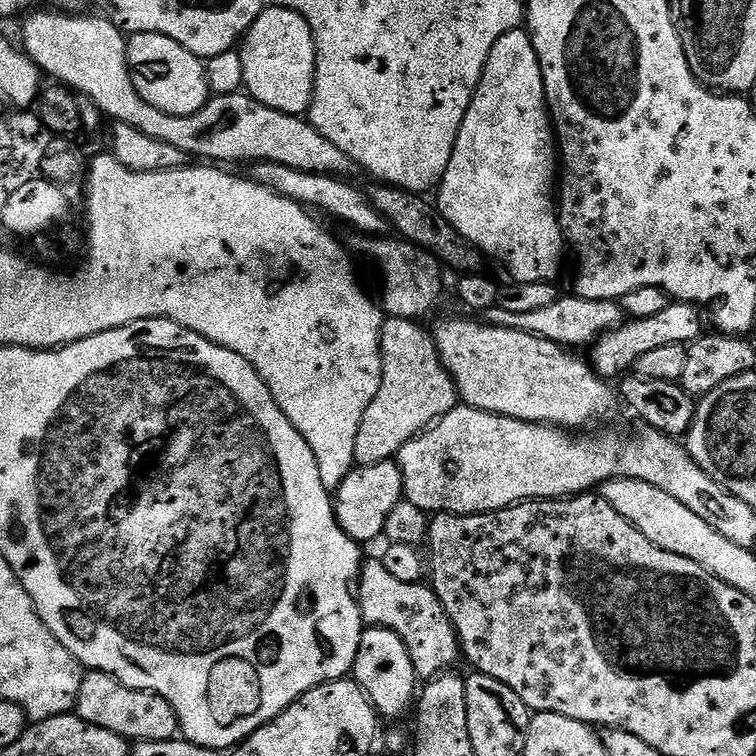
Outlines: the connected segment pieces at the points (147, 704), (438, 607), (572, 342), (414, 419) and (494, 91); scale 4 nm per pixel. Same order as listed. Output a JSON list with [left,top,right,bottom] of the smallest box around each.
[[74,671,180,742],[354,559,462,682],[486,294,625,350],[354,317,458,465],[434,27,566,282]]

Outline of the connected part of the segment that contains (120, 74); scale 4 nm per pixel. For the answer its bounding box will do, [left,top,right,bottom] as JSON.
[23,10,353,178]

